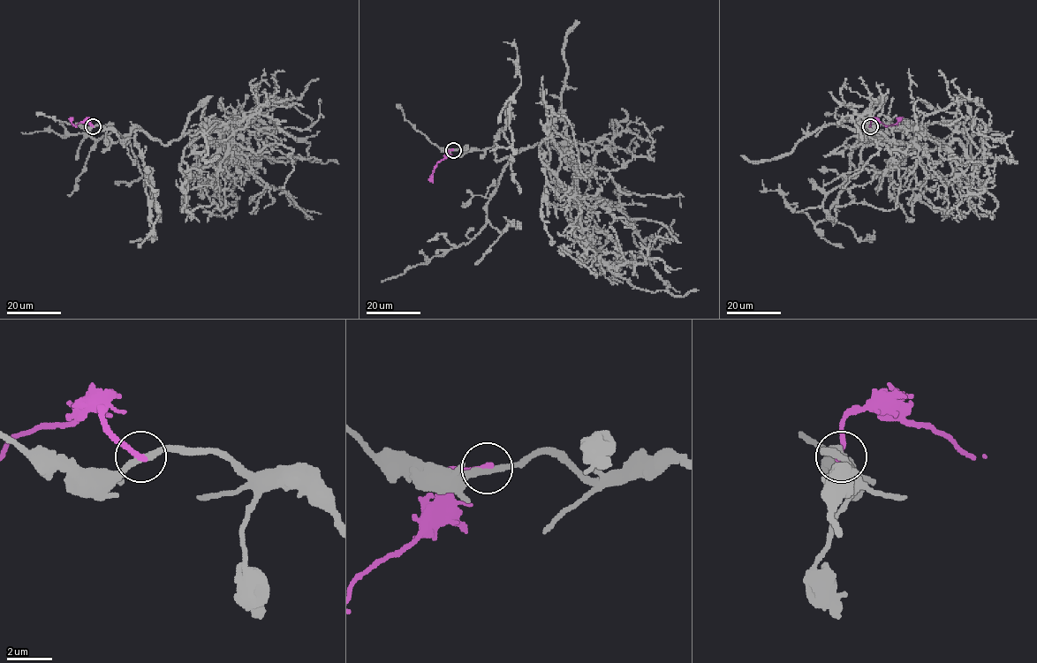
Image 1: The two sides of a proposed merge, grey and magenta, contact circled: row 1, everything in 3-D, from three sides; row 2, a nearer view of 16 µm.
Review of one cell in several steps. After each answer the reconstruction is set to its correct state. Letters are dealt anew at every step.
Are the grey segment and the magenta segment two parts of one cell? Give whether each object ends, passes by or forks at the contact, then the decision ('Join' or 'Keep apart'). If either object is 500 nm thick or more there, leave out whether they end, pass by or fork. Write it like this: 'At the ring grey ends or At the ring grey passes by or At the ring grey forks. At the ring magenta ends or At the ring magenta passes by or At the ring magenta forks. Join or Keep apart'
At the ring grey passes by. At the ring magenta ends. Keep apart

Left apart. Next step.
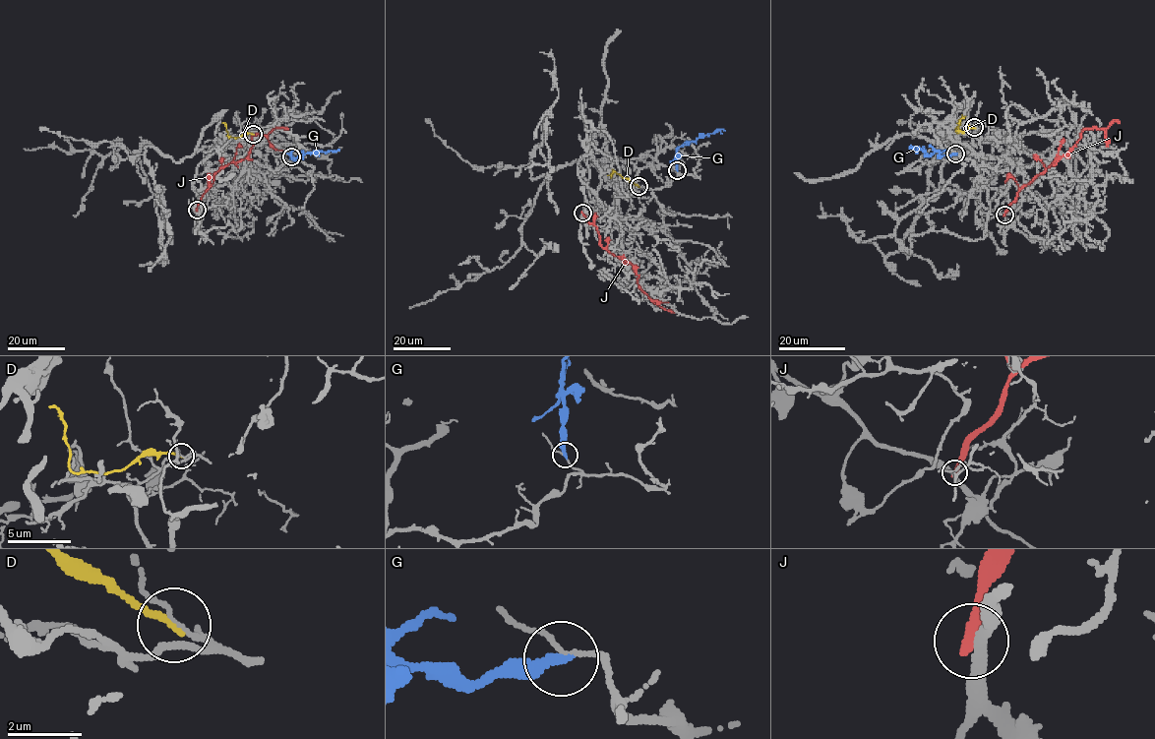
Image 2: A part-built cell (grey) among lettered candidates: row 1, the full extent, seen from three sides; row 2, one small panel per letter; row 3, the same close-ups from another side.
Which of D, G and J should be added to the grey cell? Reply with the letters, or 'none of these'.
none of these

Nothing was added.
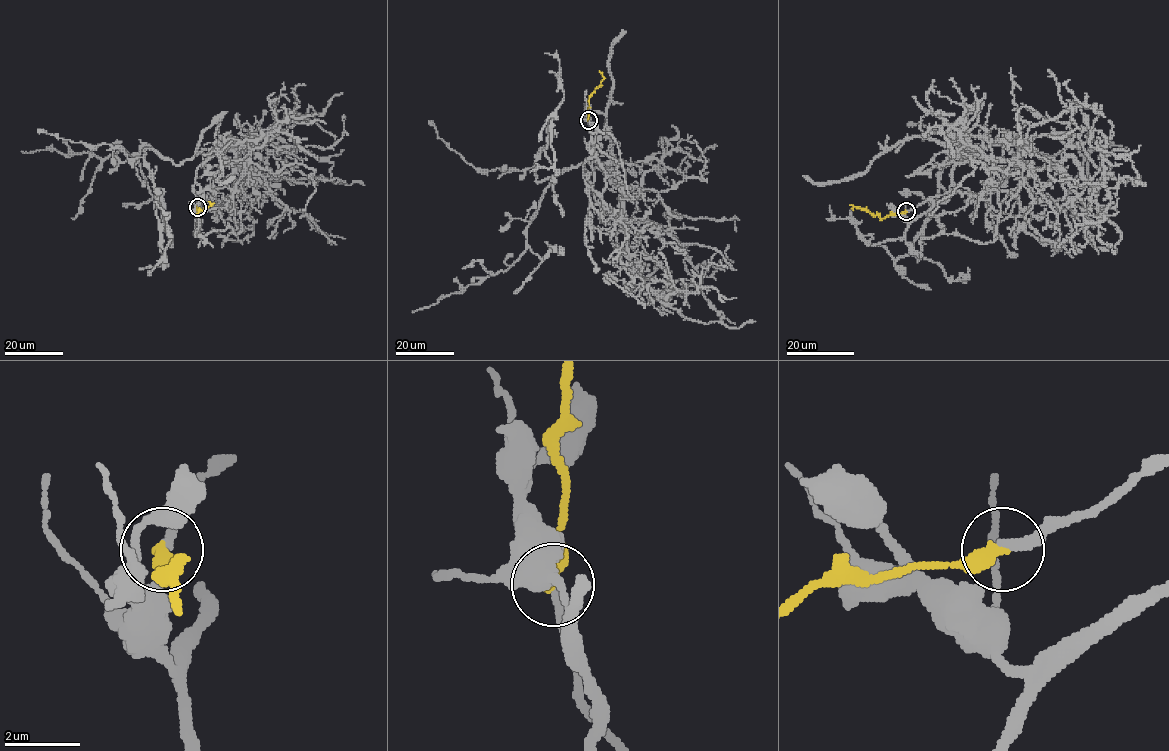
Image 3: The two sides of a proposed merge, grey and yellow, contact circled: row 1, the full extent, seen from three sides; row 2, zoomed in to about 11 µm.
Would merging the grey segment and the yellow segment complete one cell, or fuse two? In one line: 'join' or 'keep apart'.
join

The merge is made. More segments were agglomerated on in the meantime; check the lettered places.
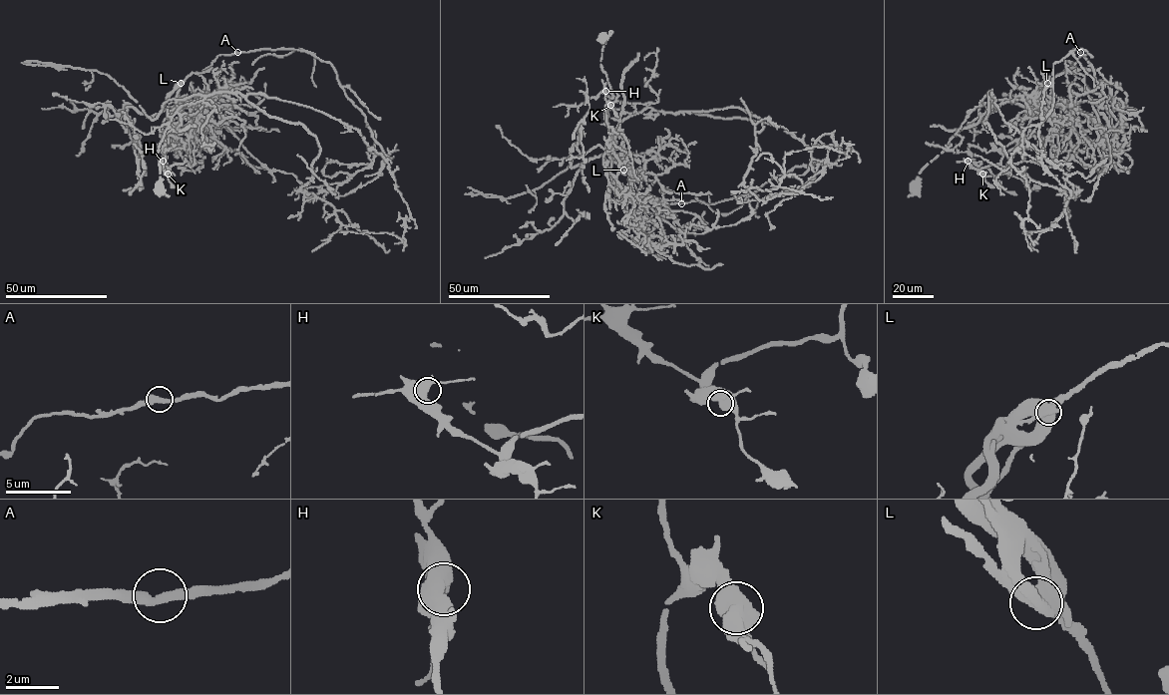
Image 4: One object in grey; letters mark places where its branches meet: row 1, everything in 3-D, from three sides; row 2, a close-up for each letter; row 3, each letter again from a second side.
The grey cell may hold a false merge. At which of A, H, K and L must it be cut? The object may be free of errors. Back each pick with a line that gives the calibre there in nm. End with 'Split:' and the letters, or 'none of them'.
L: Thickness 550 nm
Split: L

